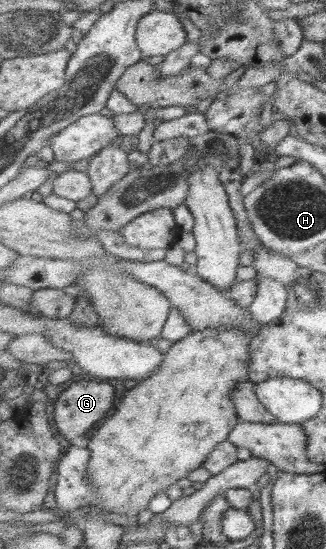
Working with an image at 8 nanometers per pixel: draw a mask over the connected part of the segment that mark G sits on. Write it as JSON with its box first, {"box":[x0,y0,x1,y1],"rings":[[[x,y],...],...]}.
{"box":[53,379,116,442],"rings":[[[92,379],[75,381],[66,390],[63,390],[54,403],[53,418],[55,419],[57,432],[62,434],[68,442],[74,440],[75,436],[88,436],[88,432],[110,414],[115,408],[114,396],[116,390],[110,382],[93,381]]]}

